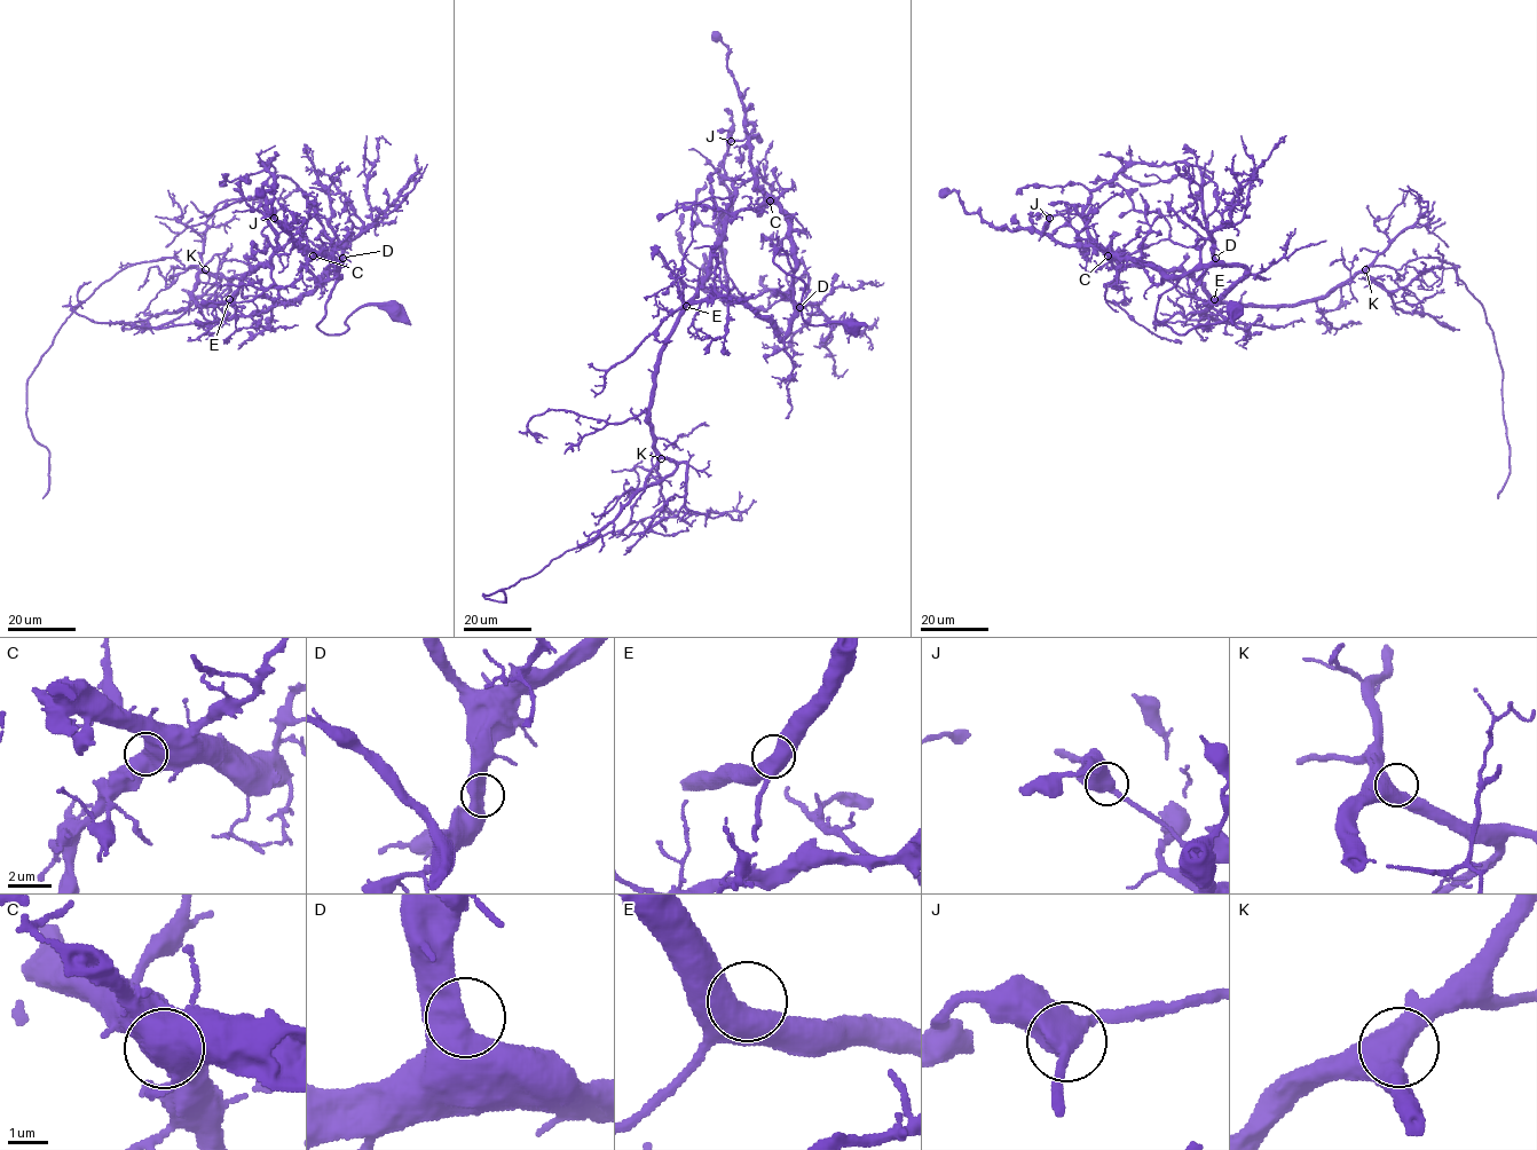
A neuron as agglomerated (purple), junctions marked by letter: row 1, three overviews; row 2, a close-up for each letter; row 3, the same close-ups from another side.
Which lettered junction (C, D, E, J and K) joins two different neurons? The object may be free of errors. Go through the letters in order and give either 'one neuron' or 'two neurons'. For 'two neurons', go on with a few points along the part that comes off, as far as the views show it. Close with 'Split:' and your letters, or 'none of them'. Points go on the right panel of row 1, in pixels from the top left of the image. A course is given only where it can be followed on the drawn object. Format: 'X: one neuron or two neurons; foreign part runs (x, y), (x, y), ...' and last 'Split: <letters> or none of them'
C: one neuron
D: one neuron
E: one neuron
J: two neurons; foreign part runs (1049, 218), (1077, 213), (1122, 265), (1181, 269), (1230, 302), (1450, 262), (1502, 369), (1498, 498)
K: one neuron
Split: J

